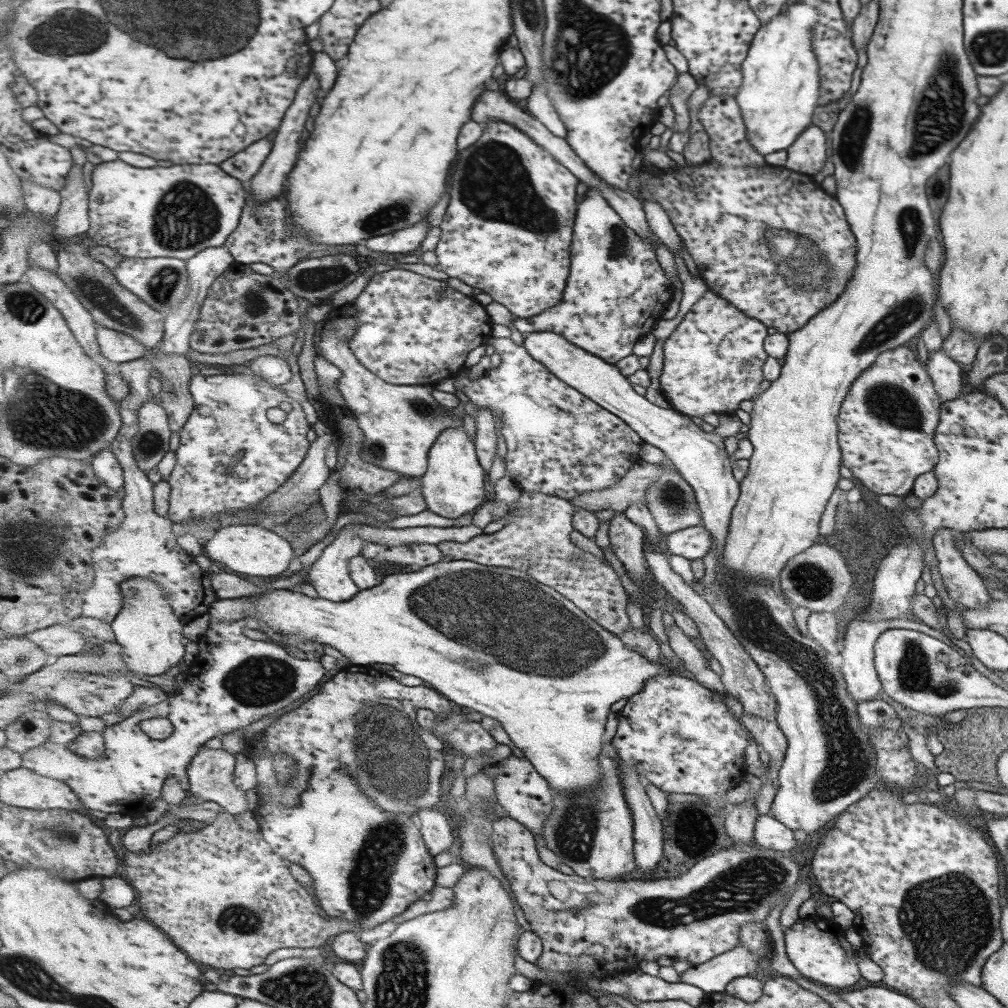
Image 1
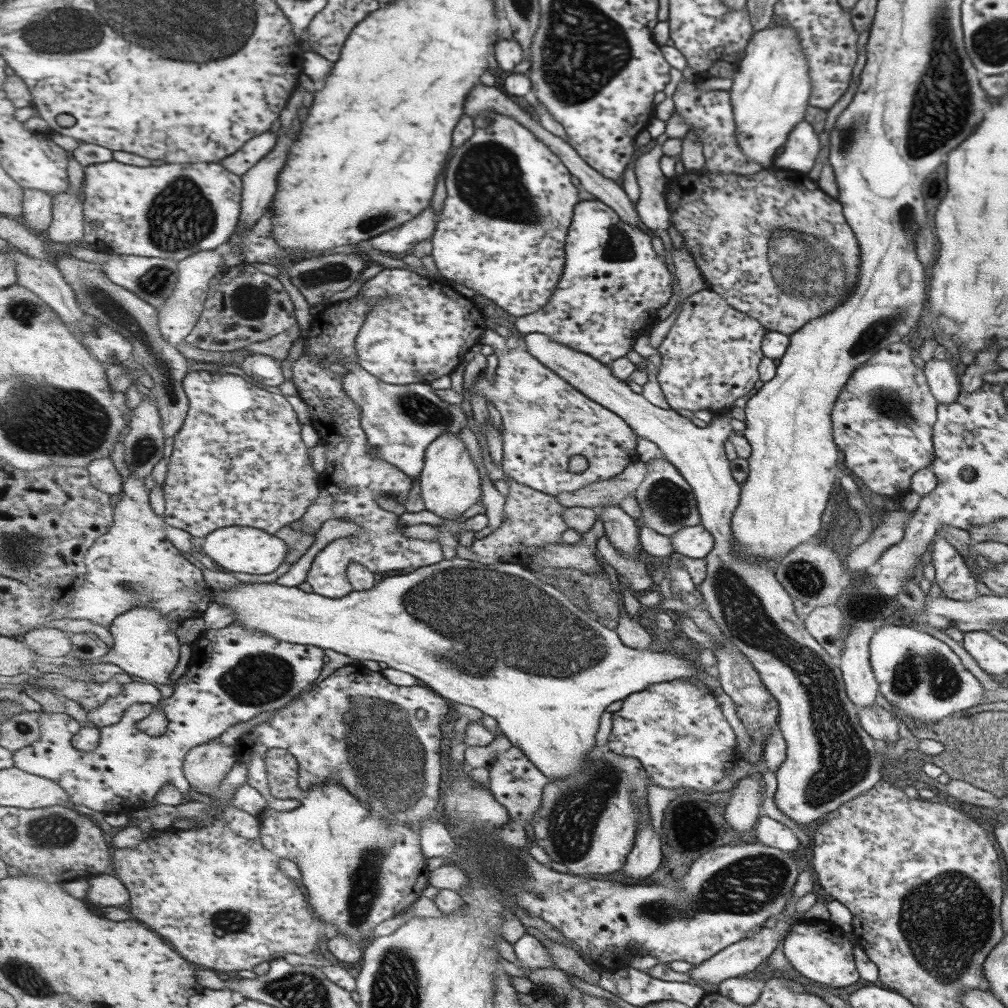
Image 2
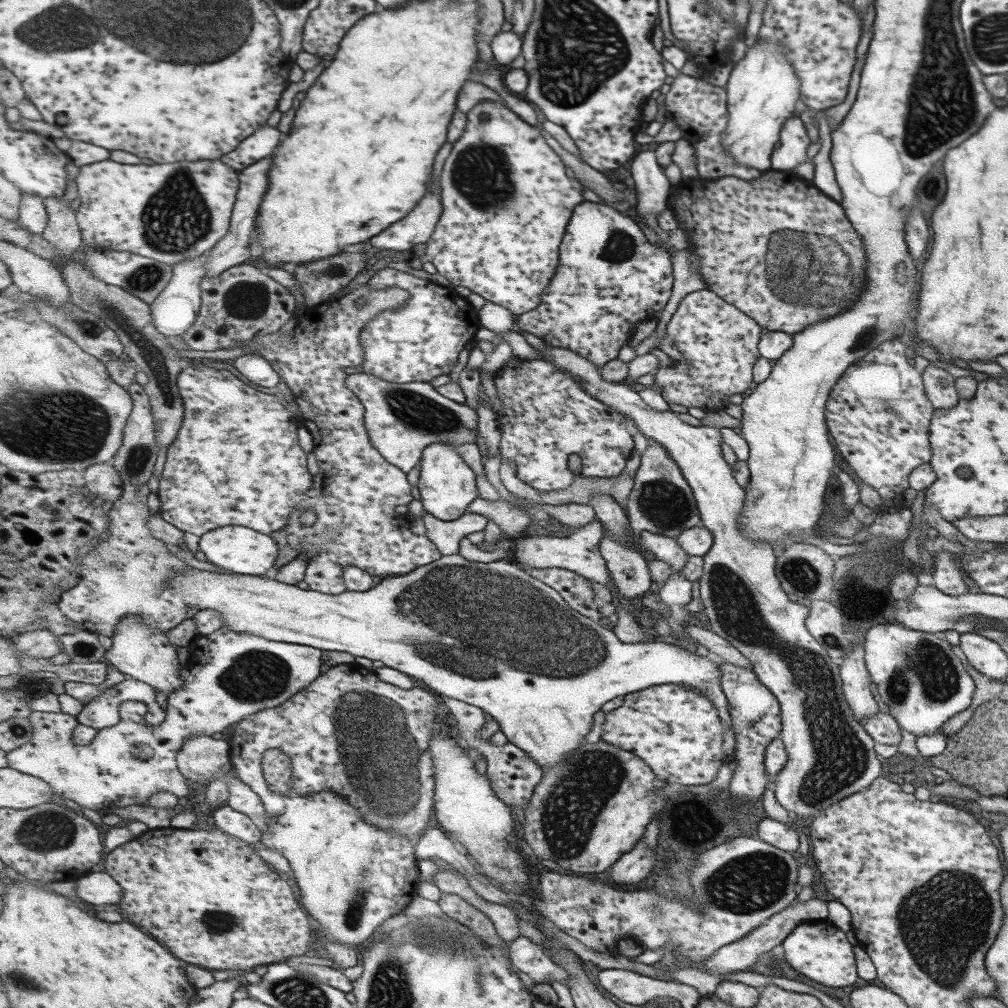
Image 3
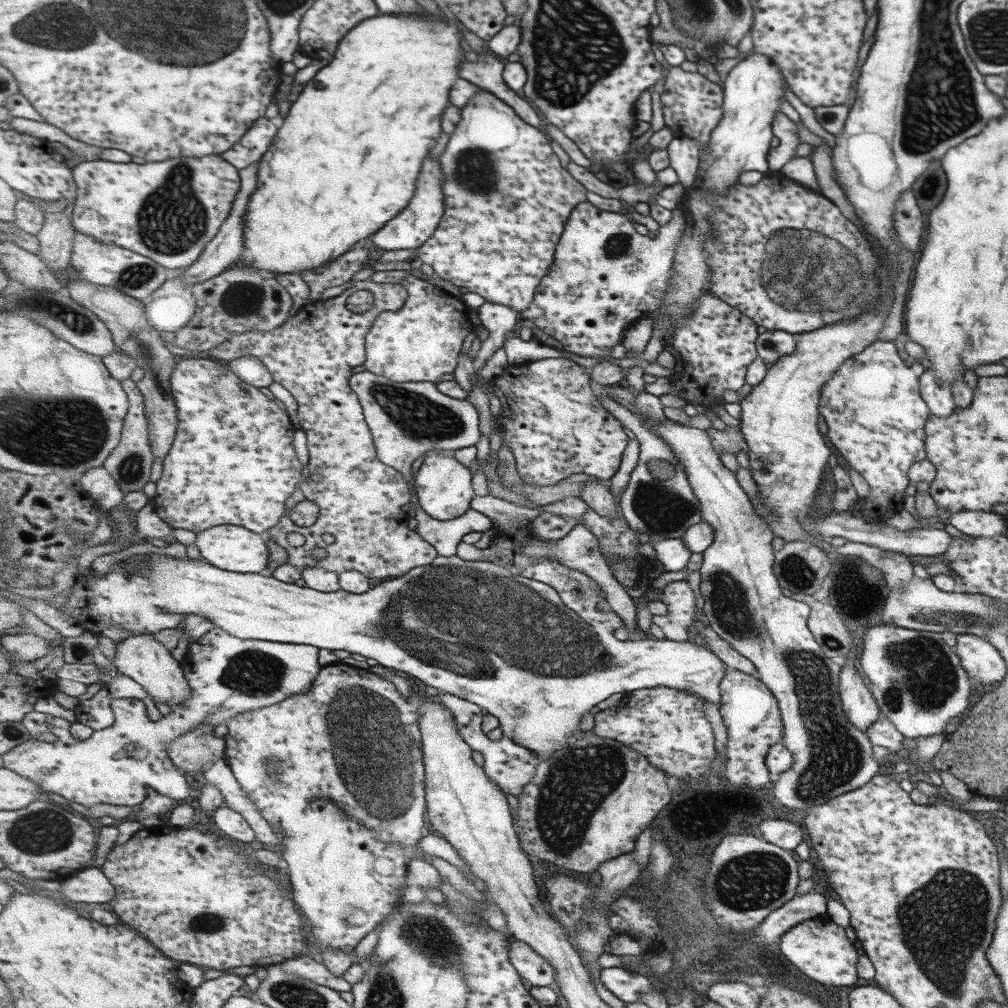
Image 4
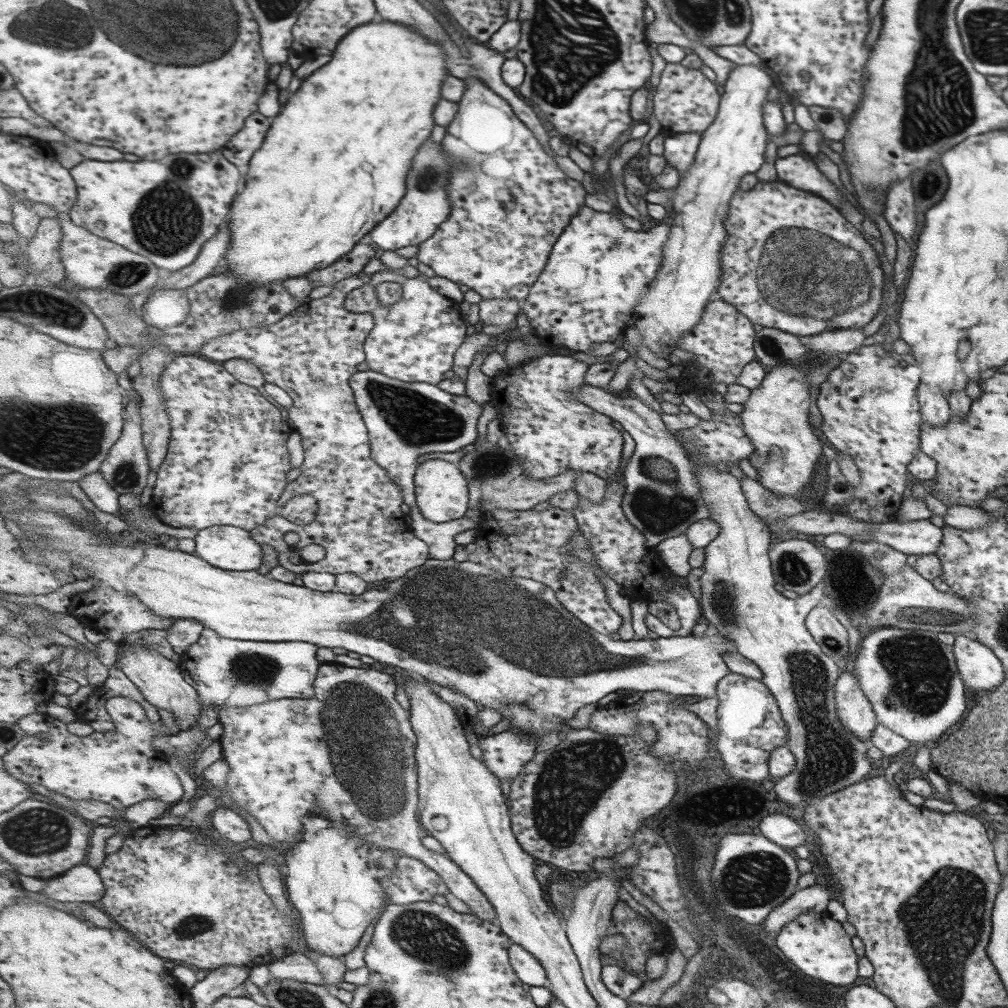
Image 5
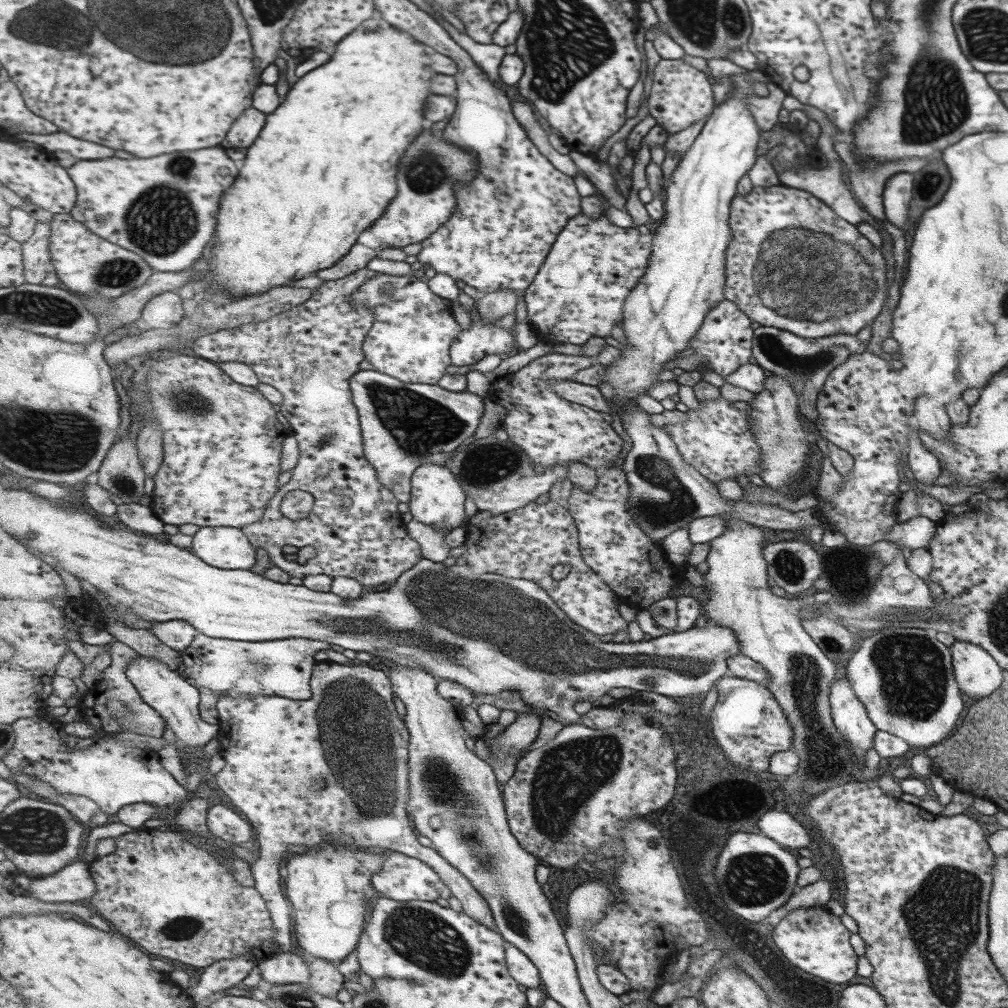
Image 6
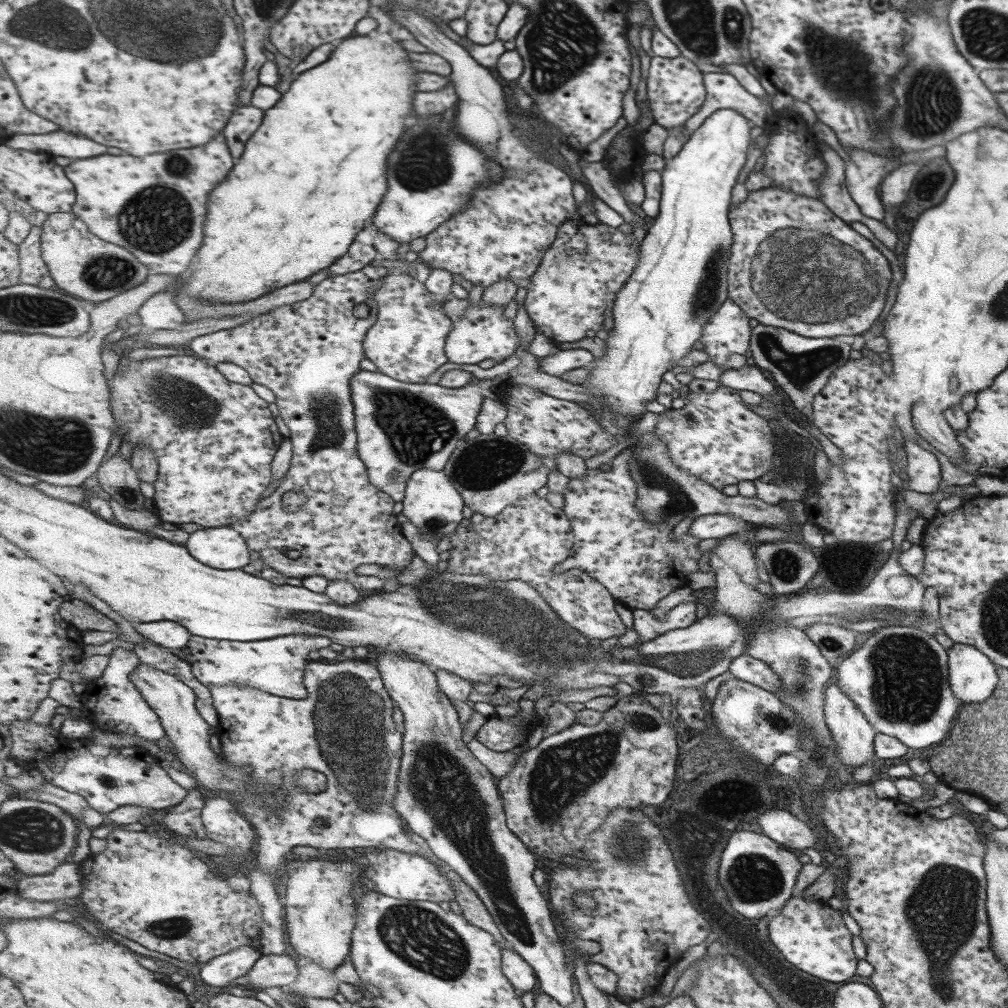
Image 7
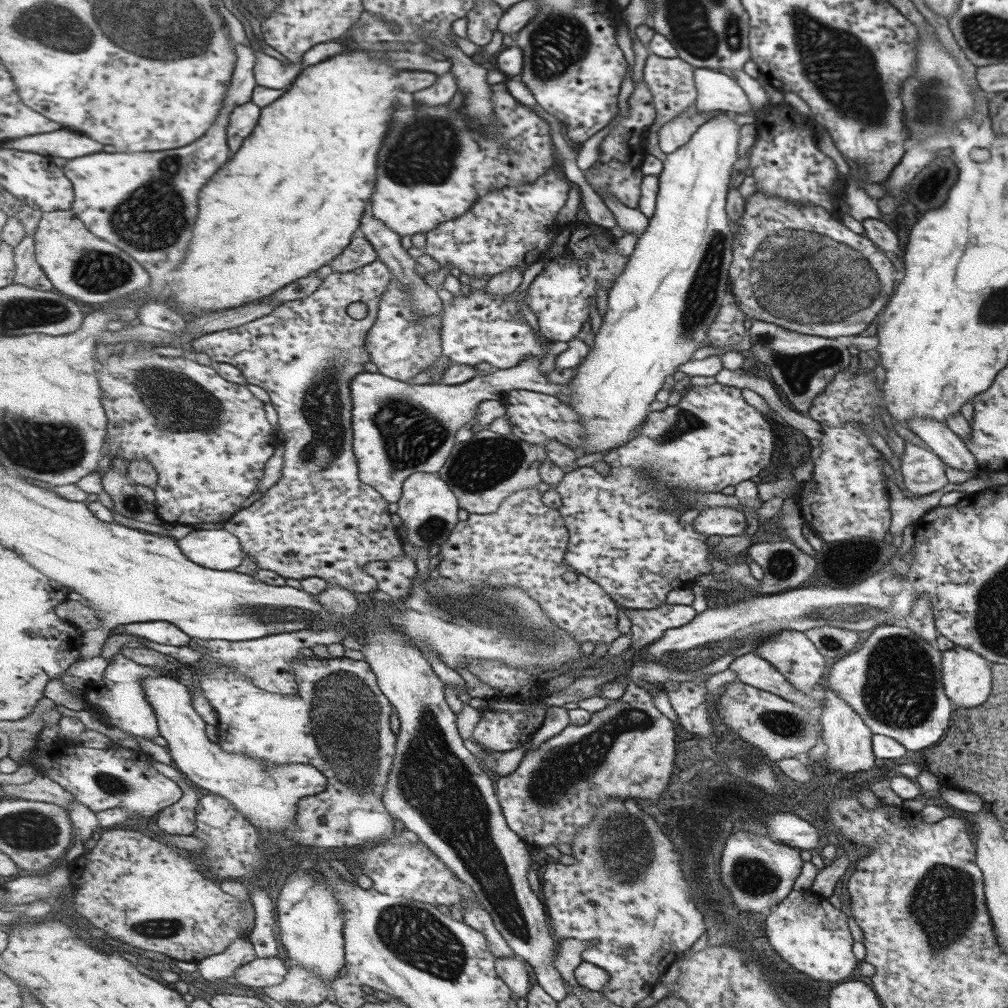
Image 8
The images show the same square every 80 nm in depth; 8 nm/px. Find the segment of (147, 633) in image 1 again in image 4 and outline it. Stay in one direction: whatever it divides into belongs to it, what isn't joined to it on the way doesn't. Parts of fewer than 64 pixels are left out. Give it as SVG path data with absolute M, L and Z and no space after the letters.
M137 633L117 642L113 664L116 672L123 673L137 680L149 692L155 702L165 703L169 707L181 706L193 698L193 689L185 679L187 672L170 648L156 639L152 633Z

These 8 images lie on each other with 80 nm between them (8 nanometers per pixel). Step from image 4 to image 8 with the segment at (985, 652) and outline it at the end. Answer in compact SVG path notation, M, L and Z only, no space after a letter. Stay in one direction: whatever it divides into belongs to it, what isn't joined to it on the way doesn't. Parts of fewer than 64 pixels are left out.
M957 645L942 652L940 663L947 700L961 710L987 700L991 691L991 663L976 652Z

